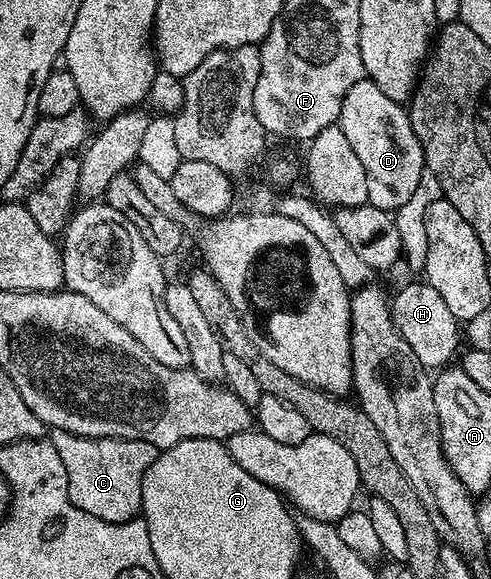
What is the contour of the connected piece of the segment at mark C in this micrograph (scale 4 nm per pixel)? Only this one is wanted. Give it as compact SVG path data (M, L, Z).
M56 428L49 432L48 440L62 458L67 493L76 508L112 524L125 523L141 512L142 477L160 455L156 446L137 439L86 438Z

